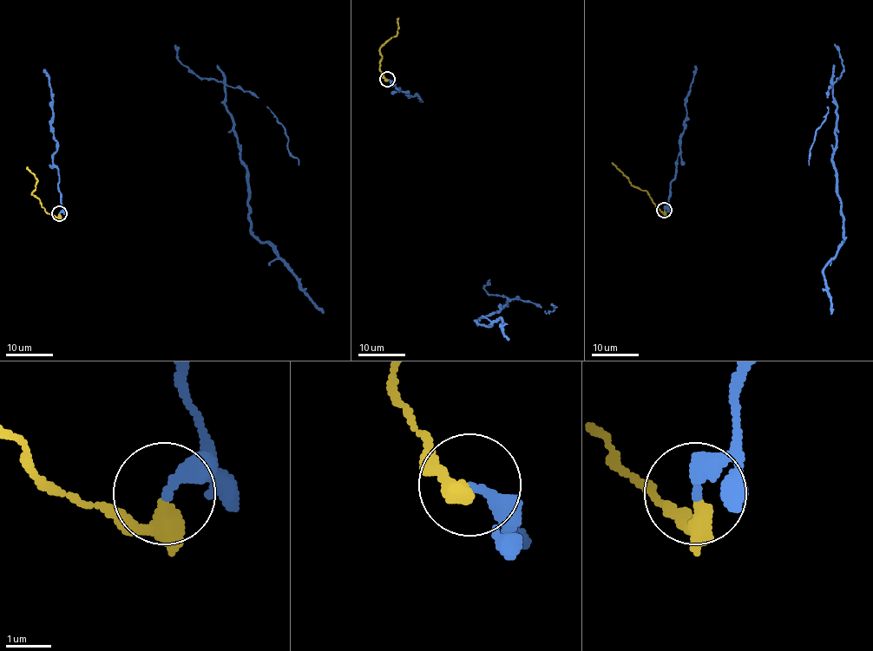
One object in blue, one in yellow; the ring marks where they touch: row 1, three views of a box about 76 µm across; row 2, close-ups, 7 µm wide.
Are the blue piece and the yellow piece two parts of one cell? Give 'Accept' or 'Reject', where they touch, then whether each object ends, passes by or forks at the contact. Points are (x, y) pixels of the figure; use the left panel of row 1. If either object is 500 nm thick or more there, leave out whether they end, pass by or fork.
Reject. Place: (59, 213). At the ring blue ends. At the ring yellow ends

